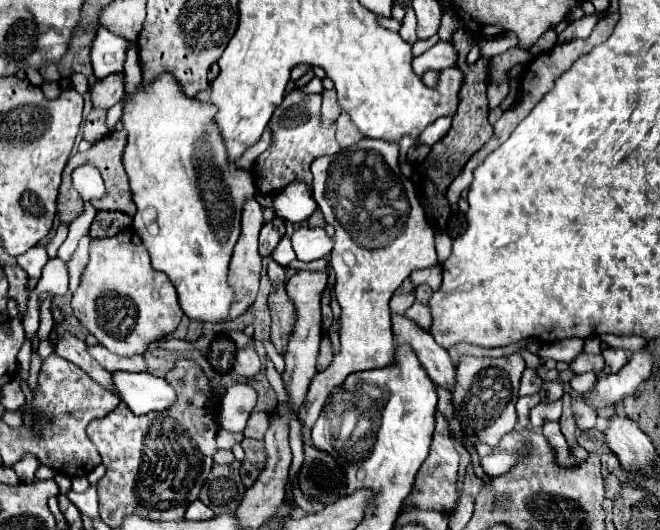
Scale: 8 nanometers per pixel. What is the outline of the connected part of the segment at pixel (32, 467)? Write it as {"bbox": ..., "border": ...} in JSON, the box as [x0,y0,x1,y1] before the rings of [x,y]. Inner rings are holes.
{"bbox":[13,453,39,484],"border":[[[27,453],[24,457],[13,466],[19,479],[24,480],[25,483],[30,484],[35,479],[35,473],[39,467],[39,460],[33,455]]]}

